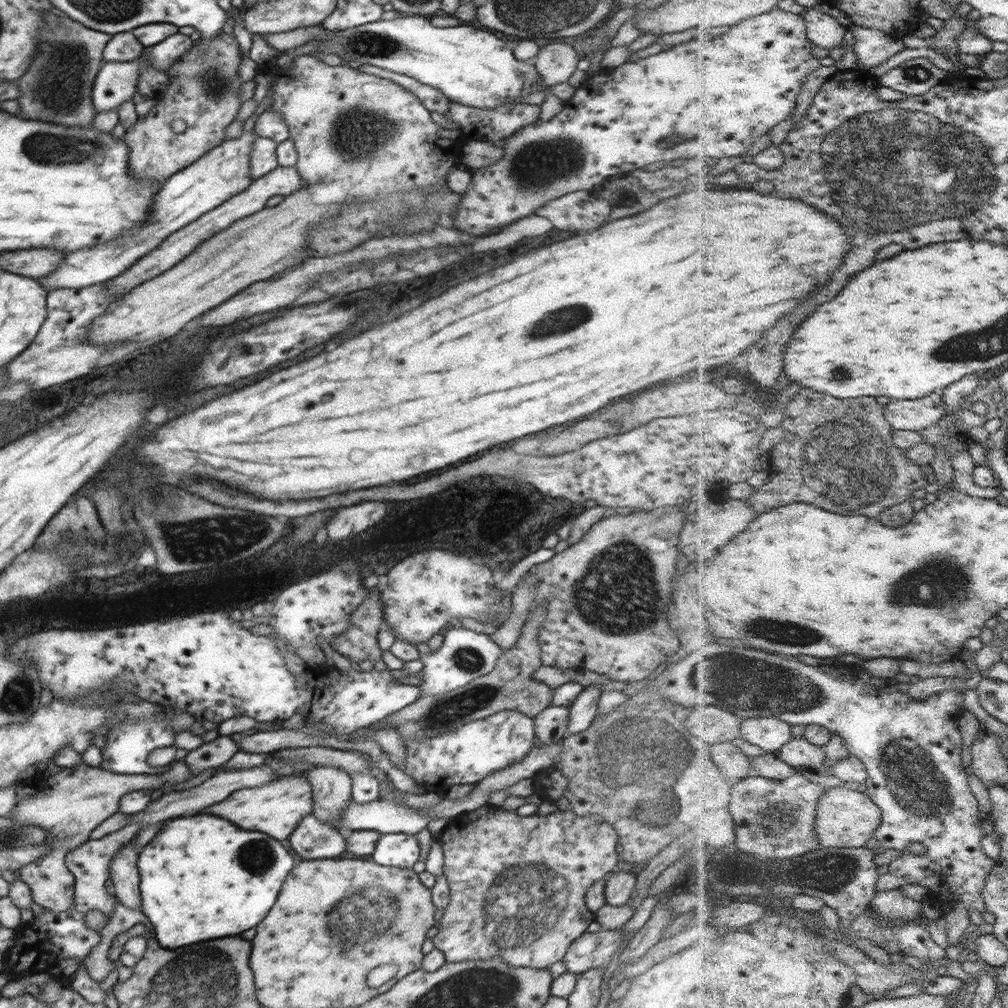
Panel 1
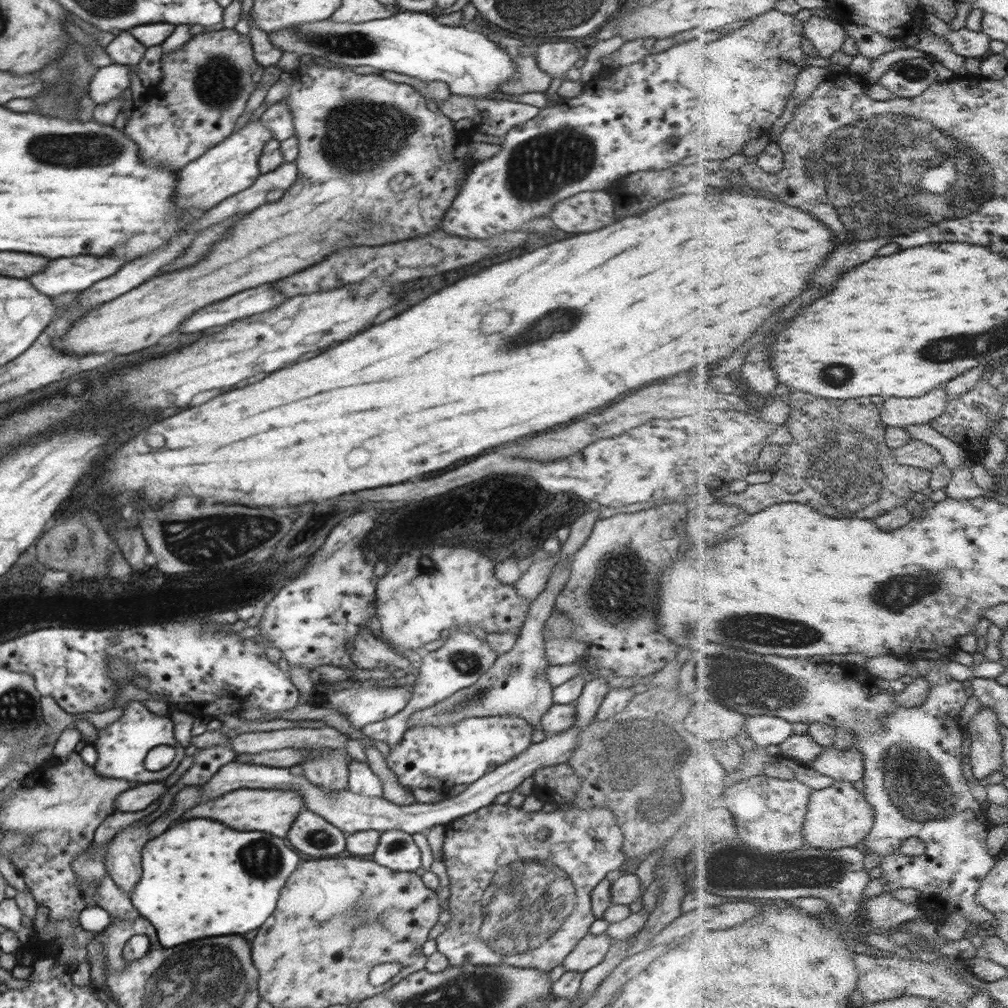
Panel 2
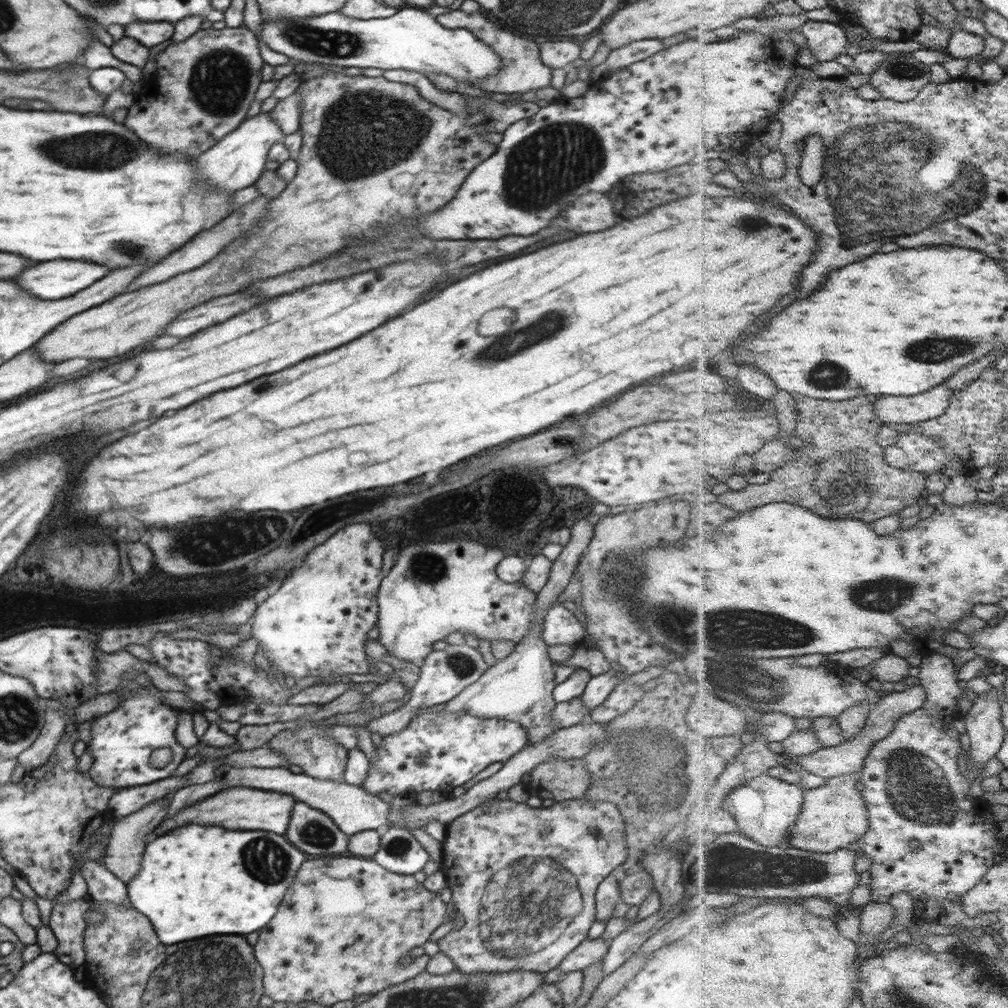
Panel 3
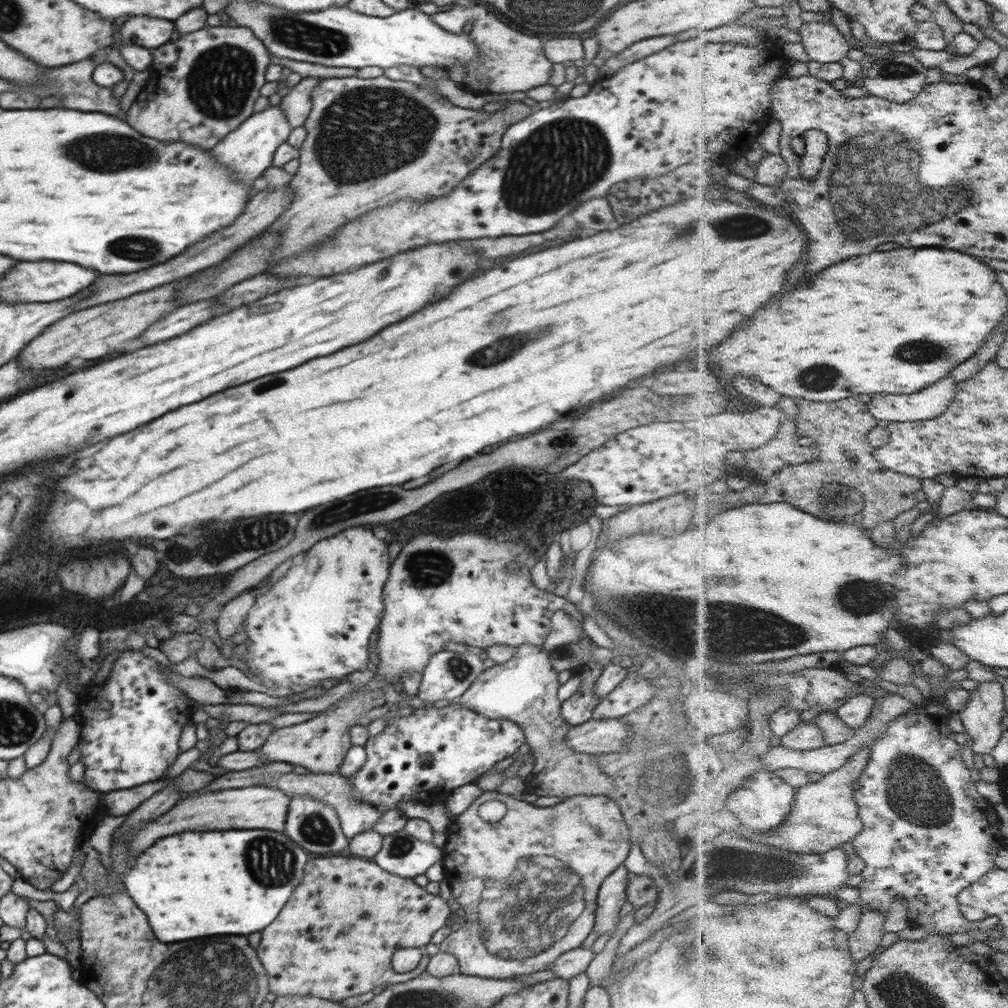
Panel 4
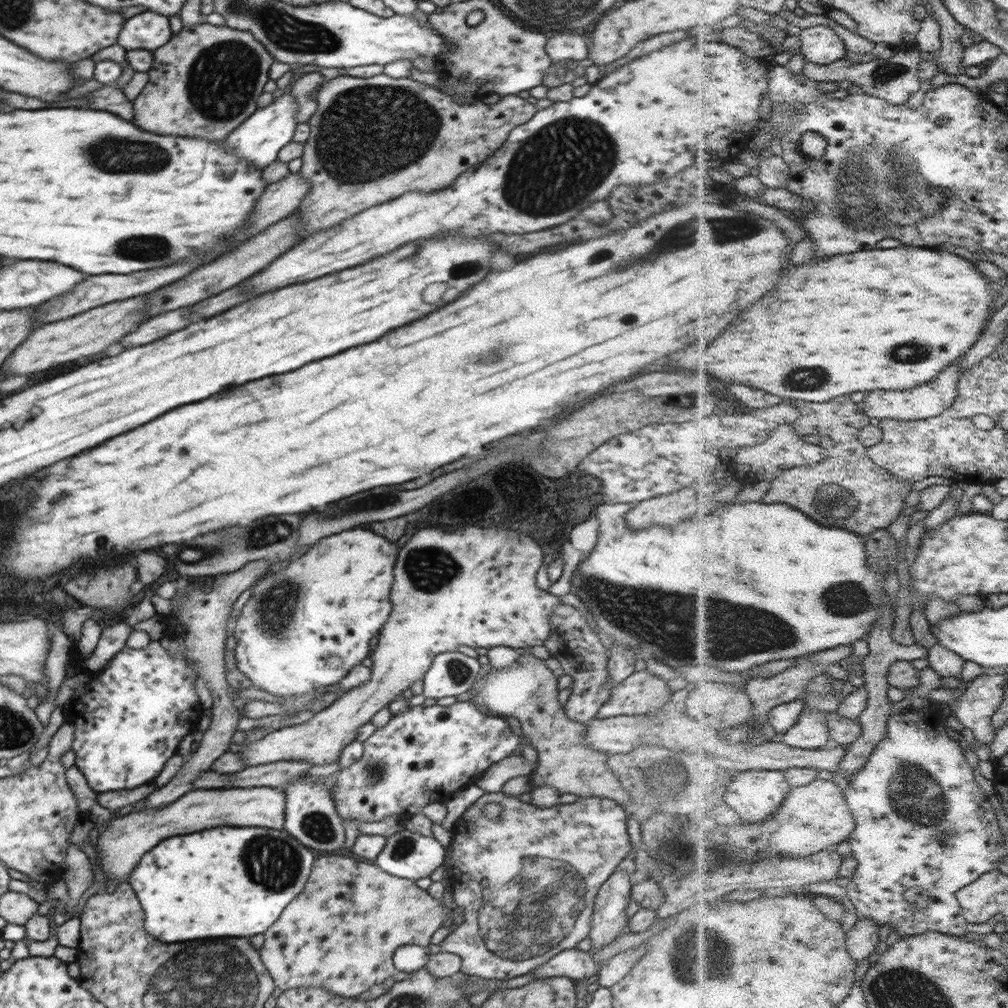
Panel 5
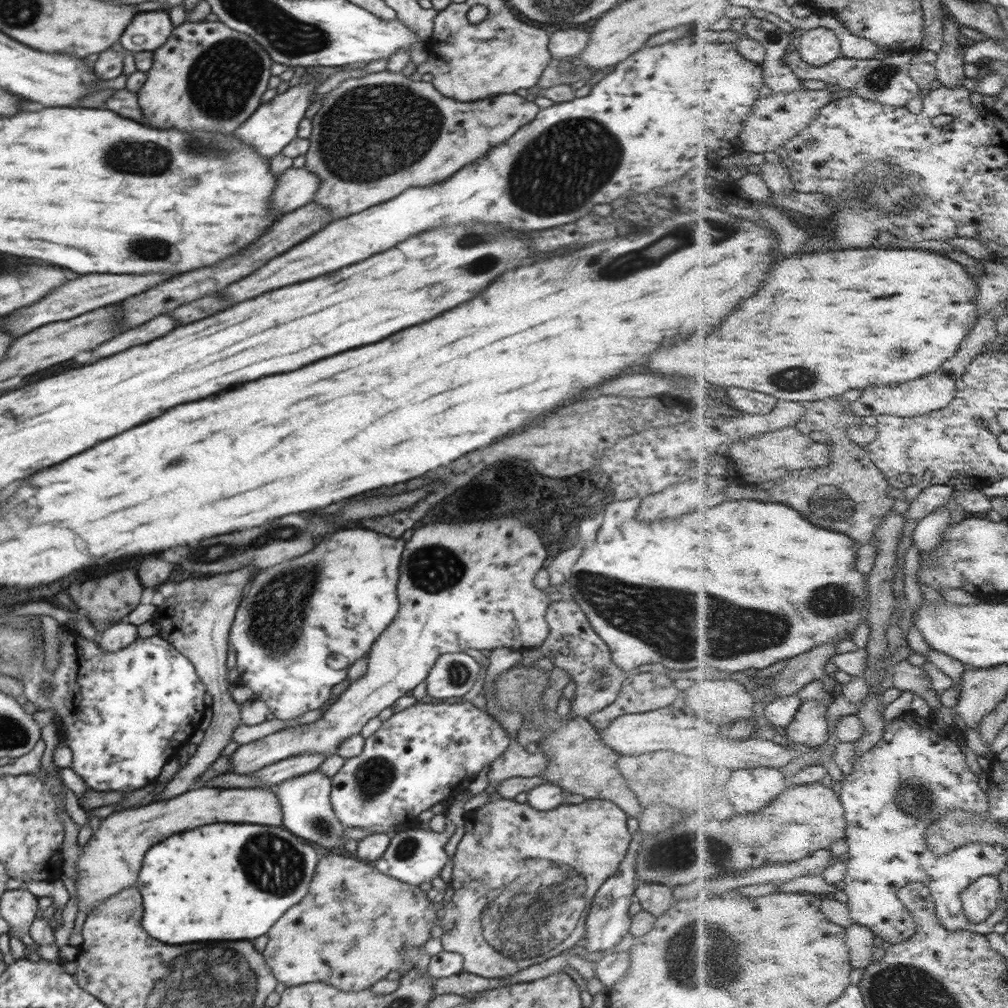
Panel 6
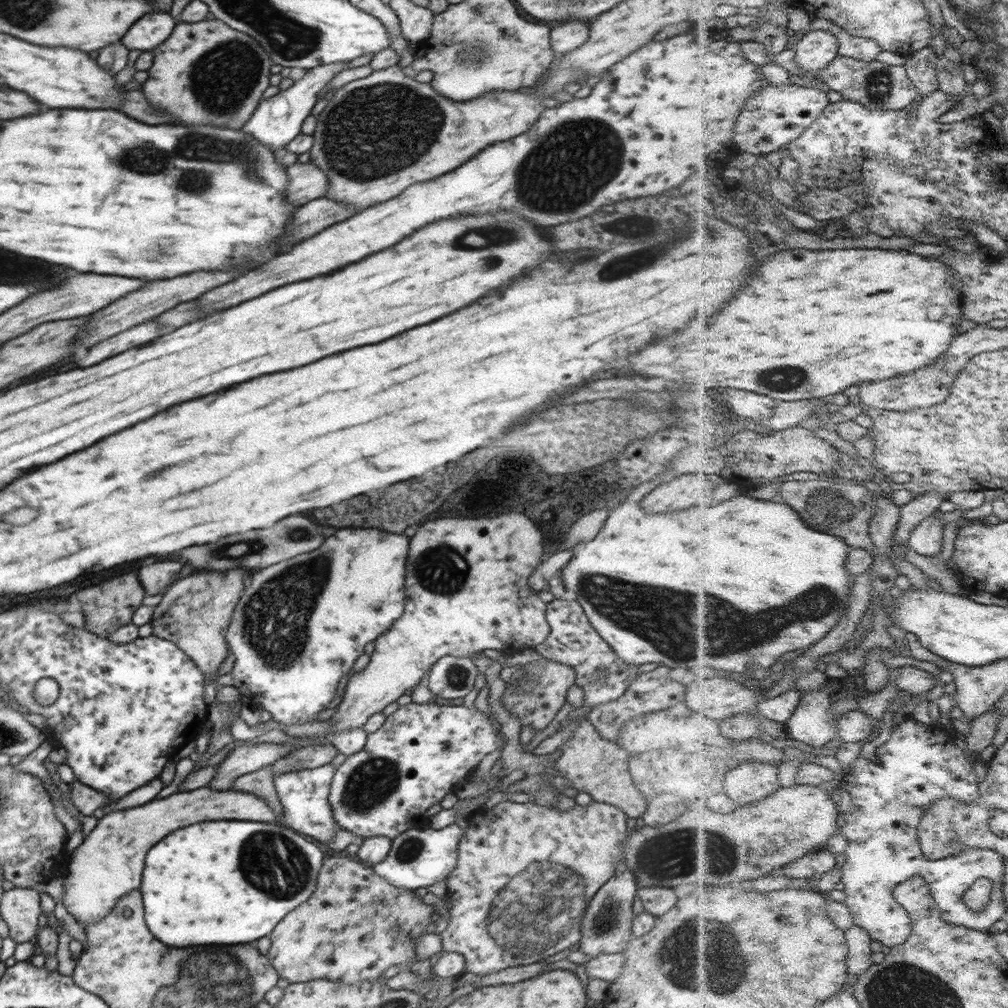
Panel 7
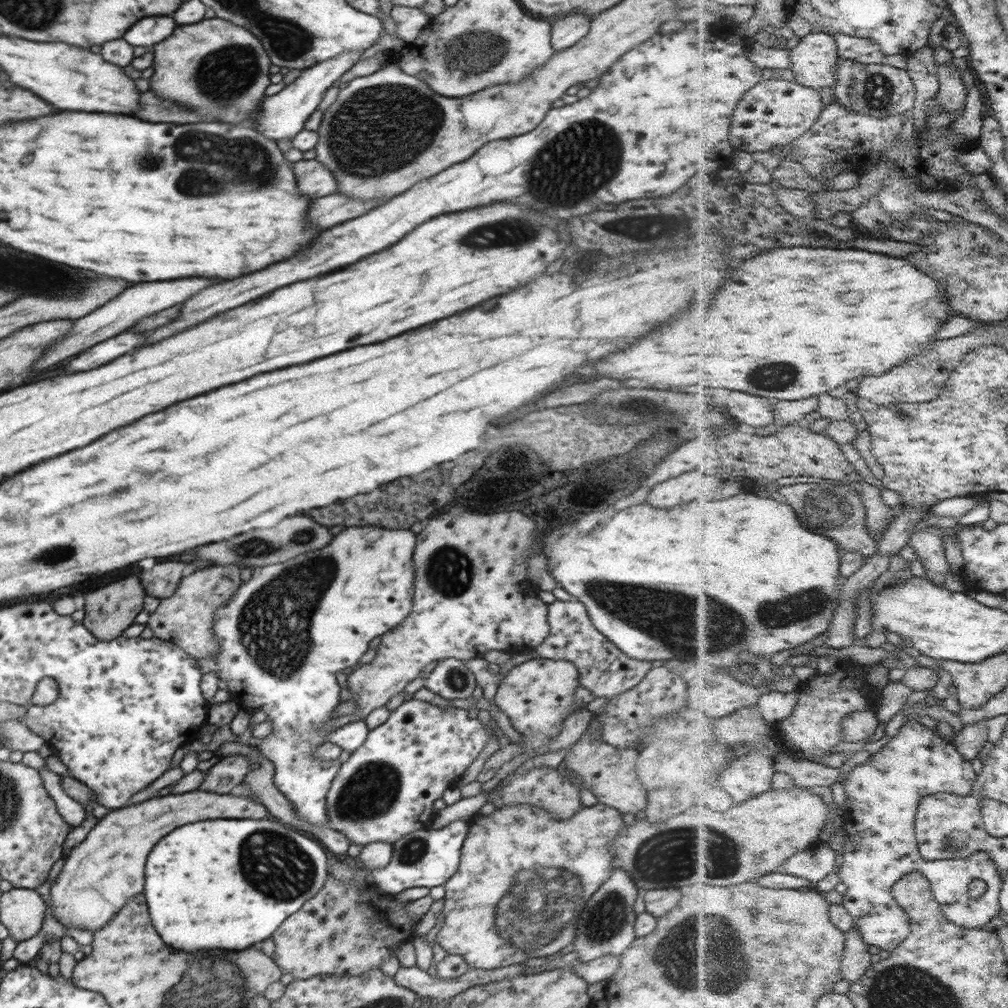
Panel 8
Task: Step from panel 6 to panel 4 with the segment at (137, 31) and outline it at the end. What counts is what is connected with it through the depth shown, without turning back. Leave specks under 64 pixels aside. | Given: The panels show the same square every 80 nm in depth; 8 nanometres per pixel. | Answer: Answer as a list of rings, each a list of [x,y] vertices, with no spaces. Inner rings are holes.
[[[134,16],[122,26],[120,36],[122,44],[133,44],[153,50],[168,43],[170,36],[174,34],[174,27],[175,24],[170,20]]]

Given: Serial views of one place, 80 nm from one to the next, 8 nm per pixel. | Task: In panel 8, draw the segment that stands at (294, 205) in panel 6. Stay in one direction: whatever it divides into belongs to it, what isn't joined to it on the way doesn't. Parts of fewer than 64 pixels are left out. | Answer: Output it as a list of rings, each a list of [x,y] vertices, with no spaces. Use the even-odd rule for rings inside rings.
[[[299,161],[293,165],[300,194],[317,199],[337,192],[335,176],[319,161]]]

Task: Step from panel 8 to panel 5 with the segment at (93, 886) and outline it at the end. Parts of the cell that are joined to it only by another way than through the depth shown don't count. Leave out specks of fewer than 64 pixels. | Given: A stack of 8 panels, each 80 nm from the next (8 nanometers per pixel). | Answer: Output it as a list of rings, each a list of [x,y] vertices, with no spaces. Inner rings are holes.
[[[262,786],[262,788],[230,788],[230,790],[194,790],[194,792],[188,792],[188,794],[184,794],[182,798],[178,798],[172,806],[166,806],[166,808],[162,808],[162,810],[148,810],[148,812],[136,812],[136,814],[128,814],[128,816],[124,816],[123,813],[118,813],[116,817],[112,817],[110,821],[108,821],[108,825],[102,829],[102,833],[99,835],[99,839],[97,842],[97,845],[95,848],[95,851],[97,852],[97,862],[98,864],[102,865],[102,868],[105,872],[106,876],[106,883],[108,880],[112,879],[118,879],[118,882],[120,883],[126,883],[127,878],[130,876],[130,873],[132,872],[132,869],[140,862],[140,856],[144,856],[148,850],[152,850],[160,840],[164,840],[164,838],[168,838],[168,836],[182,836],[184,832],[200,832],[202,828],[214,828],[214,826],[230,826],[230,824],[238,824],[238,826],[260,826],[260,828],[274,828],[274,830],[282,830],[284,828],[284,808],[285,808],[285,792],[284,788],[276,787],[276,788],[270,788],[267,786]]]

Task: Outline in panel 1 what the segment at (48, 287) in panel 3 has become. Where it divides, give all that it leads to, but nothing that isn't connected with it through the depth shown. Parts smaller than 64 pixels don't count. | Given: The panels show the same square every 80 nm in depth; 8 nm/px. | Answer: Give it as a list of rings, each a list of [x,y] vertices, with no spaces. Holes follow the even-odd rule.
[[[255,130],[253,132],[243,132],[236,139],[224,140],[202,155],[198,161],[167,178],[153,196],[153,203],[149,208],[149,217],[145,220],[144,228],[139,228],[134,238],[130,234],[122,234],[114,242],[76,250],[66,256],[62,266],[48,276],[38,278],[38,282],[47,291],[51,291],[55,288],[81,289],[92,284],[110,281],[143,256],[158,248],[173,232],[184,228],[206,212],[214,210],[226,200],[246,190],[254,180],[249,171],[250,151],[254,139],[260,137]]]

